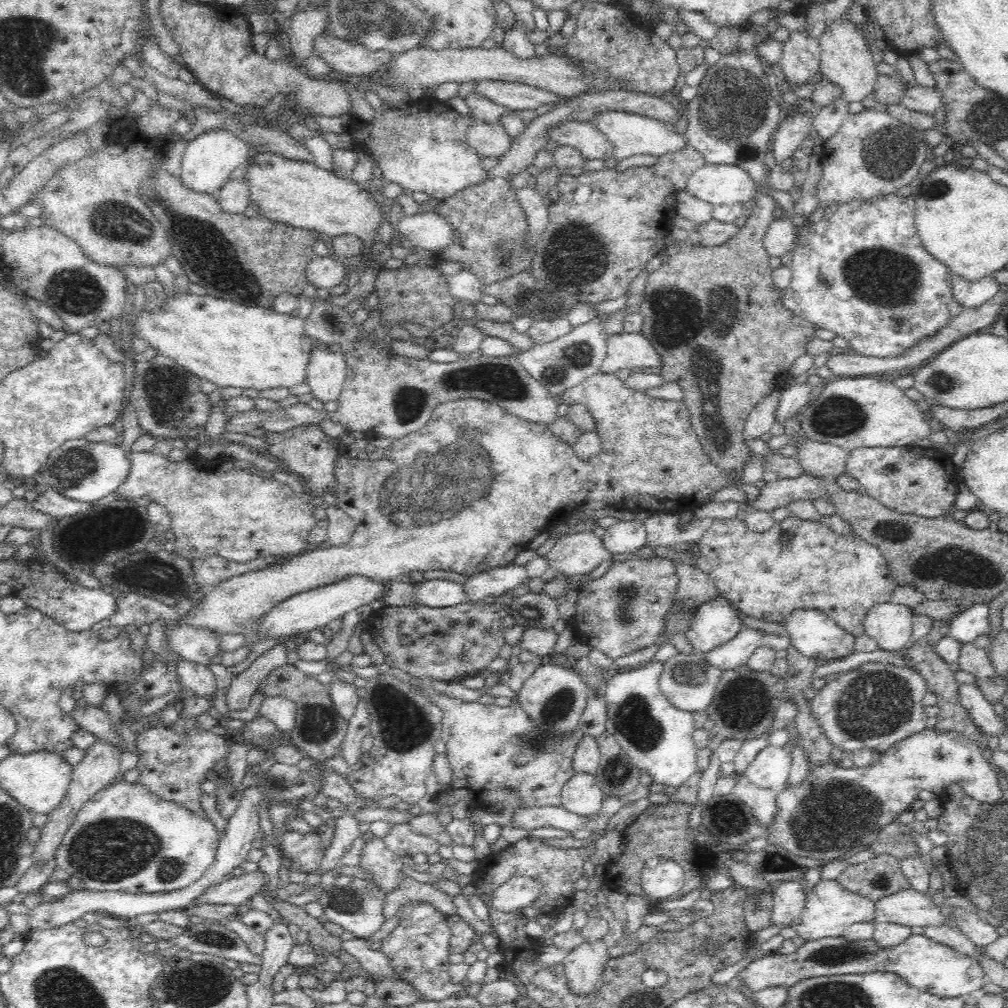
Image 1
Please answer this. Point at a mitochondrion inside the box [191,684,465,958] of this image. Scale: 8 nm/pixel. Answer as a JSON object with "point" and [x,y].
{"point":[318,728]}

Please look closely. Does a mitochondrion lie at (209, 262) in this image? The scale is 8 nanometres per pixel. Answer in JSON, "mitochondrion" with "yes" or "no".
{"mitochondrion":"yes"}

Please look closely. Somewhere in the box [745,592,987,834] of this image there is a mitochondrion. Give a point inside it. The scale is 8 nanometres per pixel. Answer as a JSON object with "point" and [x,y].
{"point":[876,702]}

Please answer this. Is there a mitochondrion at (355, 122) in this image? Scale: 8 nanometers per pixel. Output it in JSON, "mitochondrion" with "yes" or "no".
{"mitochondrion":"no"}

